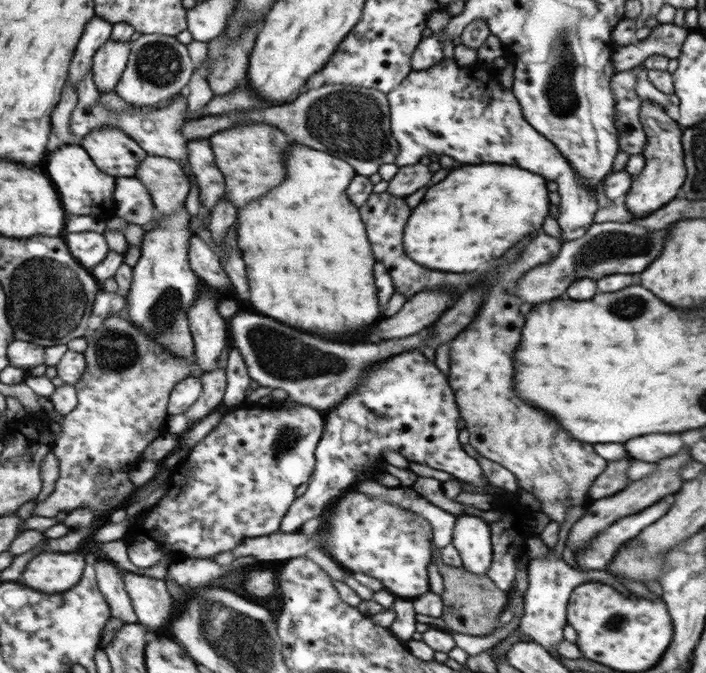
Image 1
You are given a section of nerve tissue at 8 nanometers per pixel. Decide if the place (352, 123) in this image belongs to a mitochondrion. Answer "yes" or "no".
yes

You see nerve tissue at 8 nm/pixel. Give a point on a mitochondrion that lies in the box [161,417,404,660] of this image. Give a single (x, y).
(290, 435)

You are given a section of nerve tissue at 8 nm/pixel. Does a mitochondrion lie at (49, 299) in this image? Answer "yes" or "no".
yes

